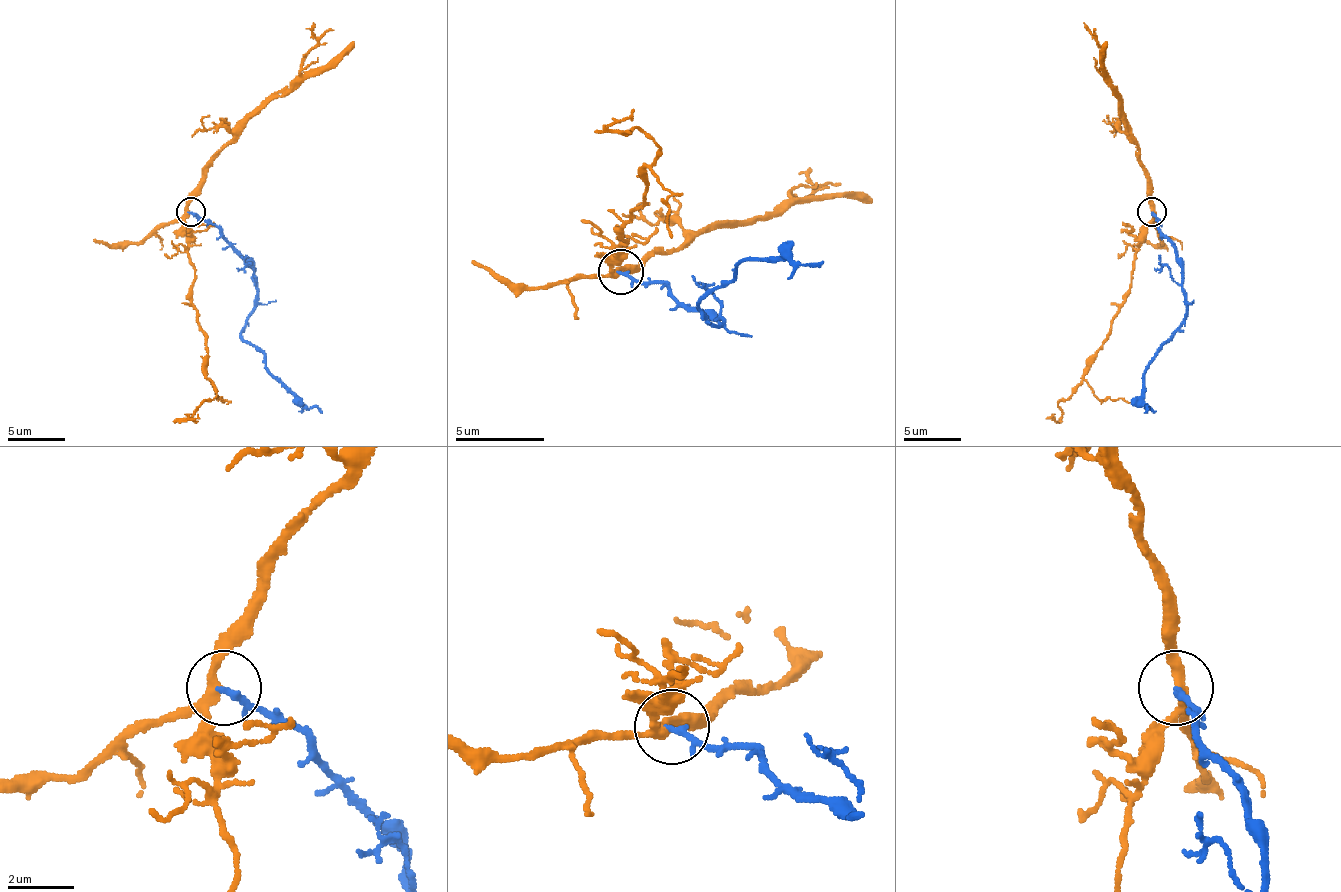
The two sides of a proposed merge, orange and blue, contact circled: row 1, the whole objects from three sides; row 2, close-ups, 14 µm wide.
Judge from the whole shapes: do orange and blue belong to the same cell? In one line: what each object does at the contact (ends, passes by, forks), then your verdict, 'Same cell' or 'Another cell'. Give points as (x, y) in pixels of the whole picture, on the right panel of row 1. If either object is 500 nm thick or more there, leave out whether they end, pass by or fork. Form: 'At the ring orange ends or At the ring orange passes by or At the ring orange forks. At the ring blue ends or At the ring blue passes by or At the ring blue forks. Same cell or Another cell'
At the ring orange forks. At the ring blue passes by. Same cell

